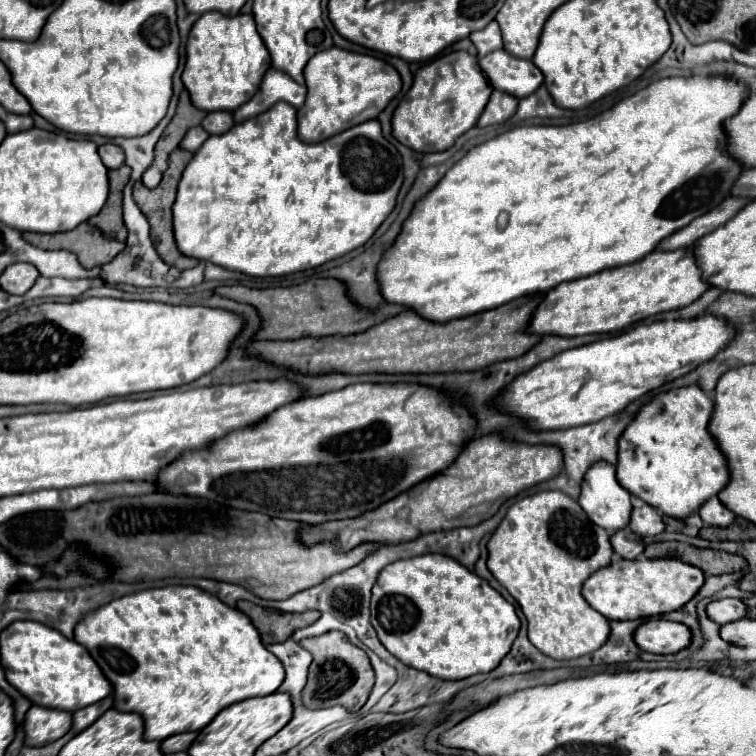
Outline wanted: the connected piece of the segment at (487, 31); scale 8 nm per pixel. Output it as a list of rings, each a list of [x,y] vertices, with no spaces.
[[[492,20],[486,28],[478,30],[478,32],[472,32],[470,34],[470,40],[474,42],[476,50],[478,50],[478,56],[486,56],[498,48],[502,48],[502,36],[500,36],[500,28],[498,28],[498,22]]]

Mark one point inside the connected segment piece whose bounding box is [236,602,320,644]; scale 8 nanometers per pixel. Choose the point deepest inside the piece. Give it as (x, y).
(274, 626)

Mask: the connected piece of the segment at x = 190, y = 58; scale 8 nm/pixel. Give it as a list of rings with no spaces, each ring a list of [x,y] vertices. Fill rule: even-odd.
[[[206,12],[190,30],[182,82],[196,108],[206,112],[236,110],[246,104],[254,92],[258,92],[258,84],[268,68],[270,54],[256,32],[256,24],[250,14],[224,16],[220,12]]]

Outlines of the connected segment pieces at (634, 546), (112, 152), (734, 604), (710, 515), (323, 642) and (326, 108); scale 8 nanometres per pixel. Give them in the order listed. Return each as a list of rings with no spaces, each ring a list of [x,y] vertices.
[[[624,528],[624,530],[618,530],[612,538],[612,548],[614,552],[620,556],[620,558],[626,558],[626,560],[636,560],[642,556],[644,552],[644,542],[638,534],[630,532],[630,528]]]
[[[104,144],[104,146],[98,148],[98,152],[100,152],[102,162],[106,164],[106,168],[120,168],[126,160],[126,154],[116,144]]]
[[[724,598],[708,604],[708,616],[718,624],[728,624],[746,618],[748,606],[740,598]]]
[[[716,496],[710,498],[706,504],[702,504],[698,514],[706,526],[718,526],[718,528],[728,528],[736,518]]]
[[[326,632],[322,636],[304,638],[300,646],[312,652],[312,664],[308,672],[308,684],[302,690],[302,702],[306,708],[328,708],[344,706],[348,712],[356,714],[368,700],[374,686],[374,670],[364,650],[354,646],[344,632]]]
[[[336,46],[312,56],[310,64],[304,68],[304,78],[308,98],[298,110],[298,136],[304,142],[320,142],[376,118],[402,90],[402,78],[392,64],[370,54],[348,52]]]

